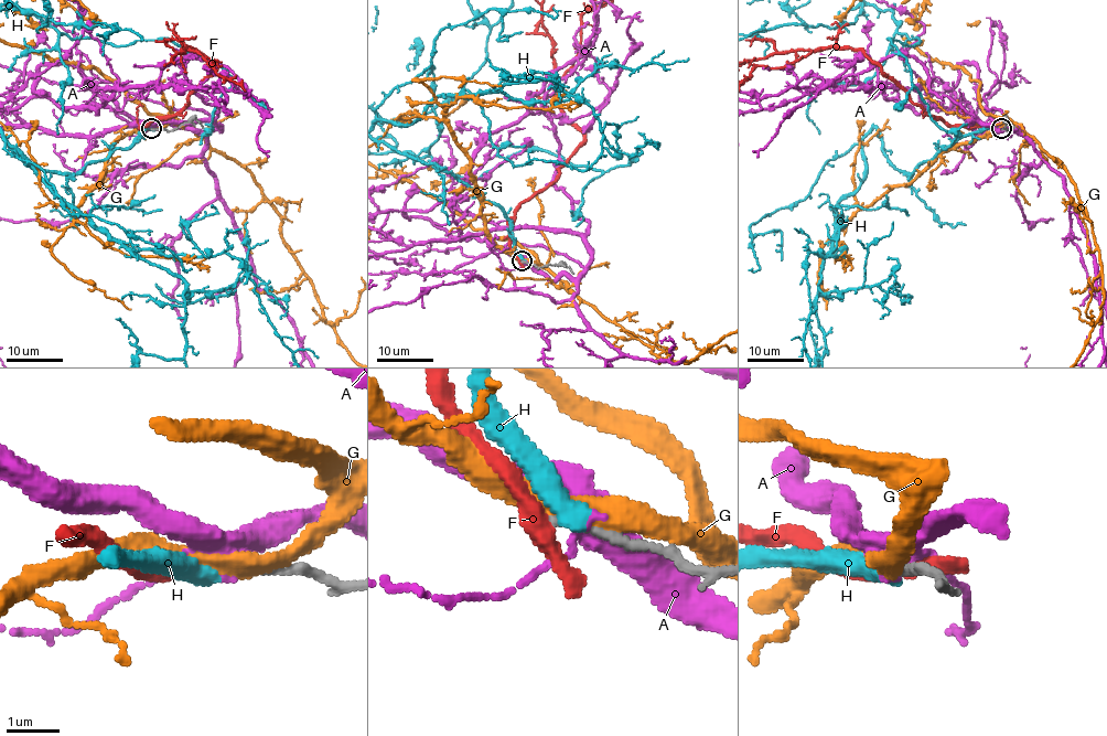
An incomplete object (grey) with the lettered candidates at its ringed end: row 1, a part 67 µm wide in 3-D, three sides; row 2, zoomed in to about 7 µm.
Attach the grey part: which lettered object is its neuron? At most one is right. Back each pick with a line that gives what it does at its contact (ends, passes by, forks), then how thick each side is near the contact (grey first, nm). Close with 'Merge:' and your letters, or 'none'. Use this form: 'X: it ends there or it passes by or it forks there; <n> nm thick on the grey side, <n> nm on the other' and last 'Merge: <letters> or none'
Merge: none

